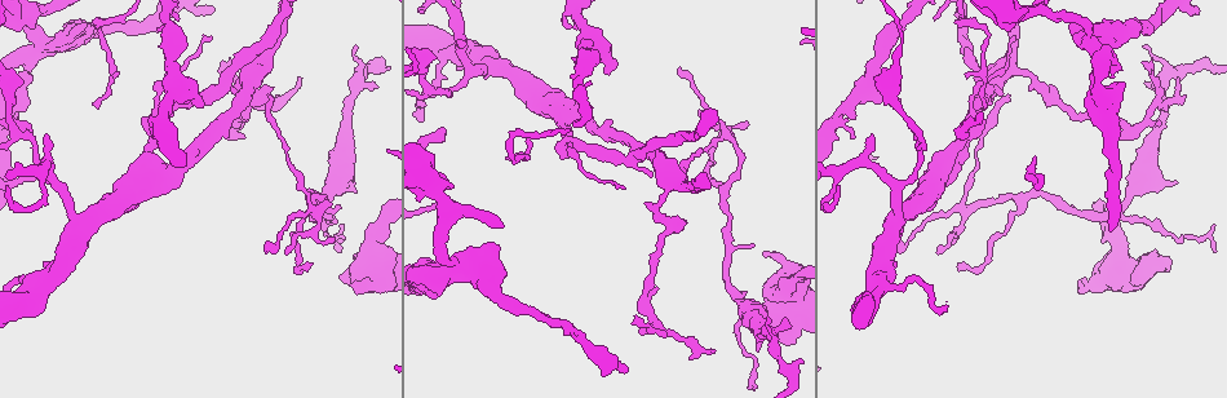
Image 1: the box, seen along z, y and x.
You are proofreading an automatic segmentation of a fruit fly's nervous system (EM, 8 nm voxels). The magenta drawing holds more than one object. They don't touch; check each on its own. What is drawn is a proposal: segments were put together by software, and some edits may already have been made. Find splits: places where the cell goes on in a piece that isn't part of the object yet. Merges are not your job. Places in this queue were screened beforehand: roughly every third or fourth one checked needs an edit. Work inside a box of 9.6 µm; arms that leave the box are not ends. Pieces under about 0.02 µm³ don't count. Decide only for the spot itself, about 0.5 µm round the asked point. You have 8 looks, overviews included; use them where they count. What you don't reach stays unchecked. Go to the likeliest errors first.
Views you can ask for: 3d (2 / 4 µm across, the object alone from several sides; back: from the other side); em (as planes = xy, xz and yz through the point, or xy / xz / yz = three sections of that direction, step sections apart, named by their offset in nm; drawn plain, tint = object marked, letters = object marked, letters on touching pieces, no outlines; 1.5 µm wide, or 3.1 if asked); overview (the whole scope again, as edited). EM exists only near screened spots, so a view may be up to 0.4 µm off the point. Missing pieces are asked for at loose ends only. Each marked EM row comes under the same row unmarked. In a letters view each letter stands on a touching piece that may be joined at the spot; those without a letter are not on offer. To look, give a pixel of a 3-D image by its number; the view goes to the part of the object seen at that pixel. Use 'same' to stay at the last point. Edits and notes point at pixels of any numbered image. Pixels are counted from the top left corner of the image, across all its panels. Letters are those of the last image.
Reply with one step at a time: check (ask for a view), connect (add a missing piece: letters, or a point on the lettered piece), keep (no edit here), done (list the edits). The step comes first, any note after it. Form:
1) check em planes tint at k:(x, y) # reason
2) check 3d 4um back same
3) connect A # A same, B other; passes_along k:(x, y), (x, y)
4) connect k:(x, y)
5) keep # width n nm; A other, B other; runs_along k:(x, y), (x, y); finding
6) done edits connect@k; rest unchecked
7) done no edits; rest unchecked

check 3d 2um at 1:(356, 288) # branch stops here

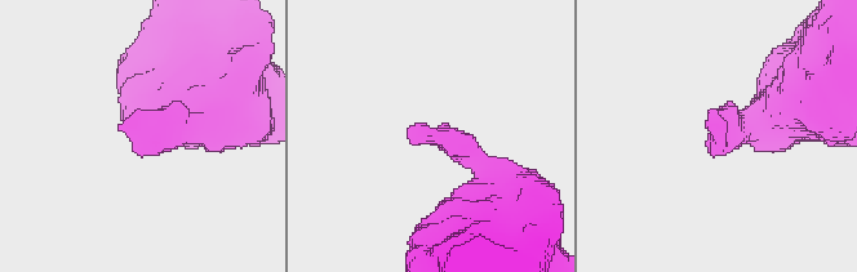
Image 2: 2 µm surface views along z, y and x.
check em planes letters at 2:(714, 138) # need the tissue

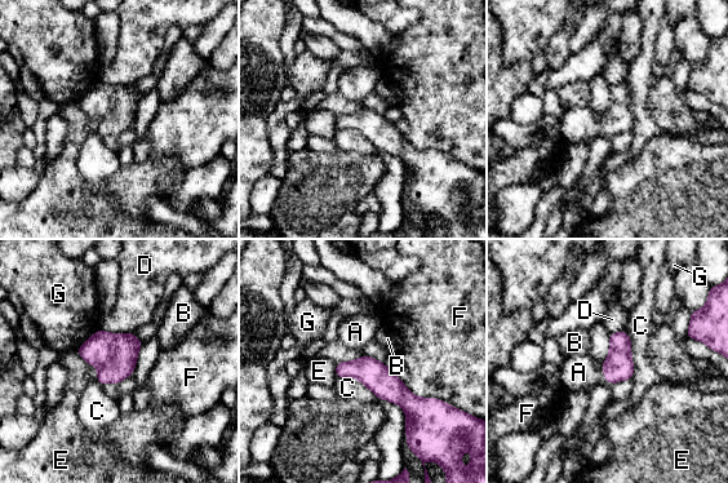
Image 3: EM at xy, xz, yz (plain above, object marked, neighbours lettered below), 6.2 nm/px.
connect A # width 180 nm; longest_contact C 300 nm; A same, B other, C other, D other, E other, F other, G other; the cell continues

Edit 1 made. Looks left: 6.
check overview # redraw

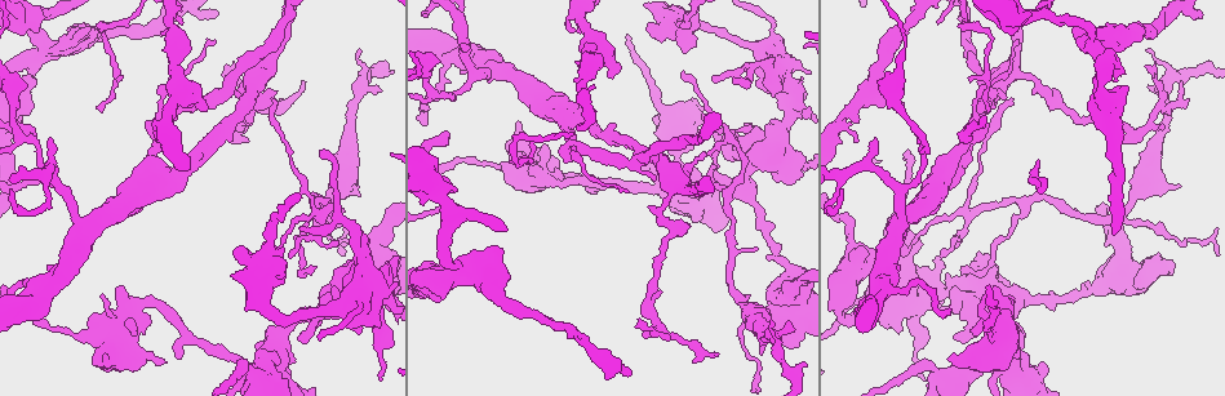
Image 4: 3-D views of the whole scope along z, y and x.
check 3d 4um at 4:(342, 210) # thin end

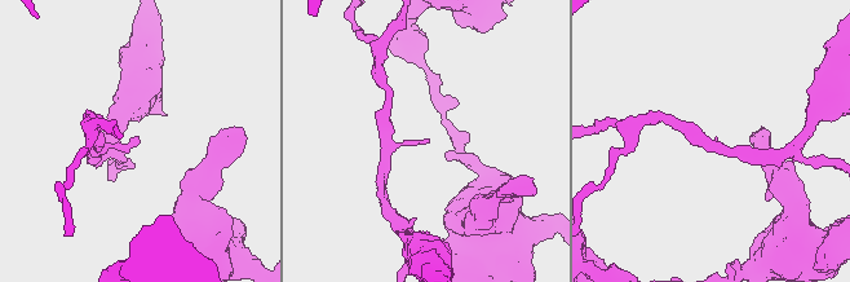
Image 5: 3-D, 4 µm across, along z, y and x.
check em yz step 4 tint at 5:(716, 139)

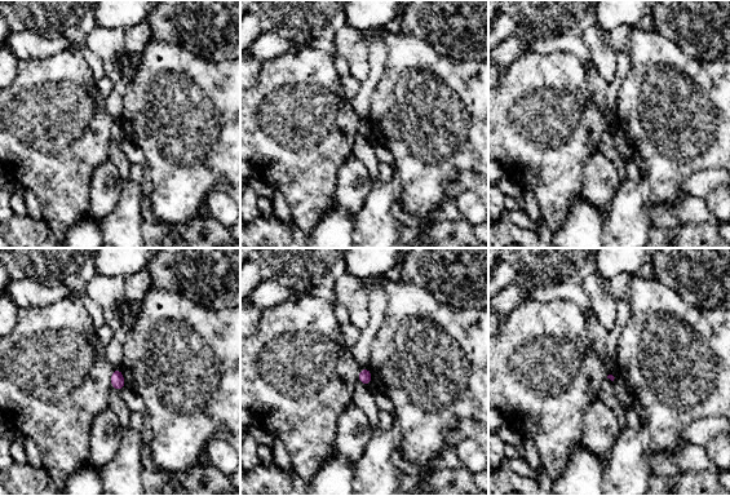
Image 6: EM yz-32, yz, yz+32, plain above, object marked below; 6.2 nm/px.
check em yz step 4 letters same # what lies round it

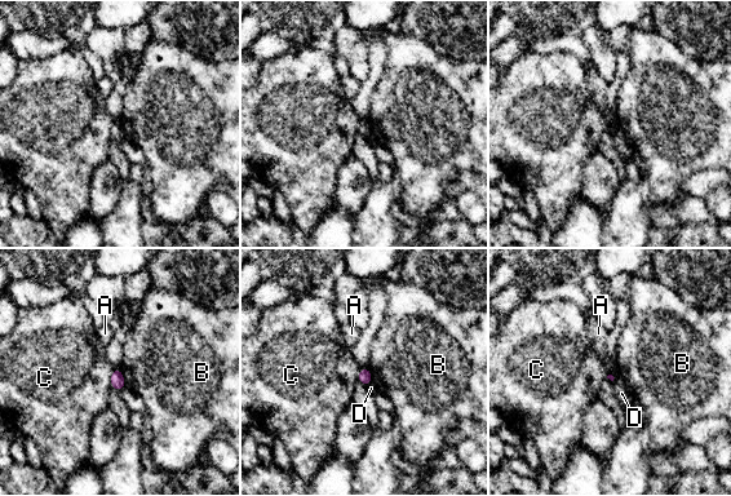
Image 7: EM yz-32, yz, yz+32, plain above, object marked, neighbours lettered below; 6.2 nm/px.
keep # A other, B other, C other, D other; border 7:(119, 367), (125, 385); no lettered piece goes on from it

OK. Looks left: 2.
done edits connect@3; rest unchecked

